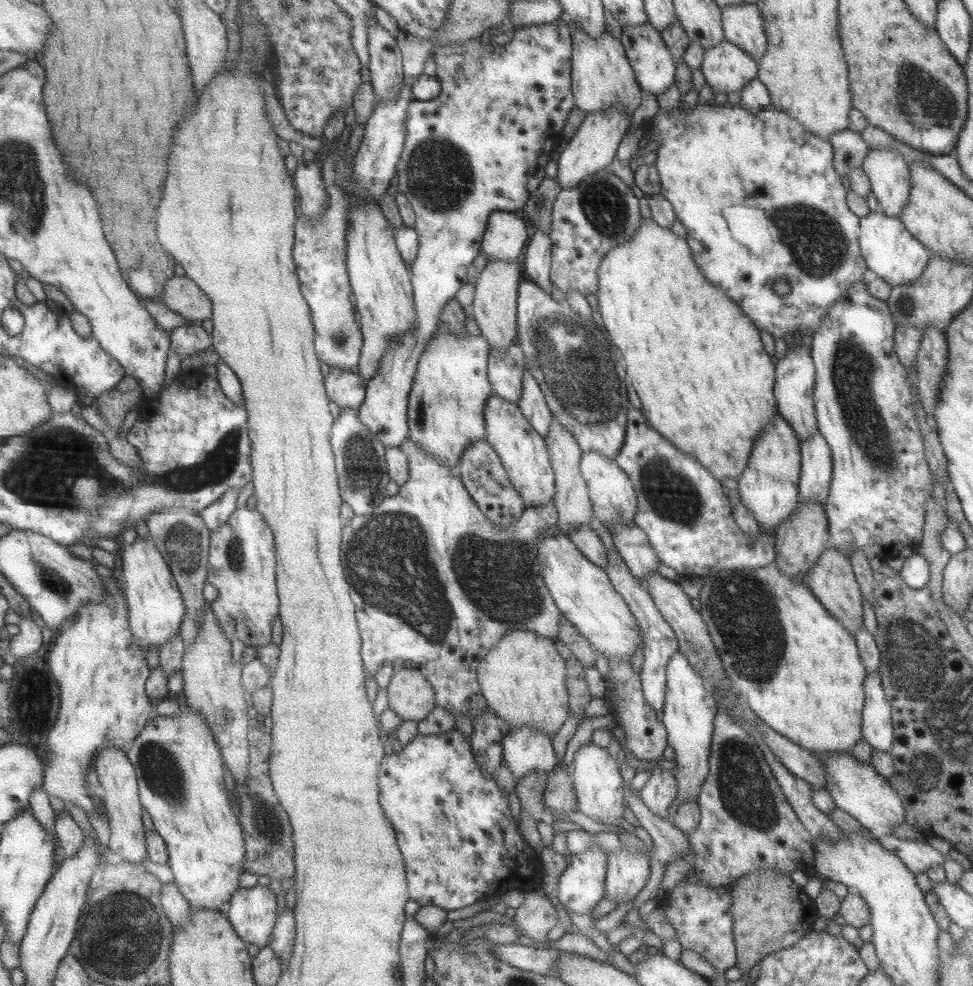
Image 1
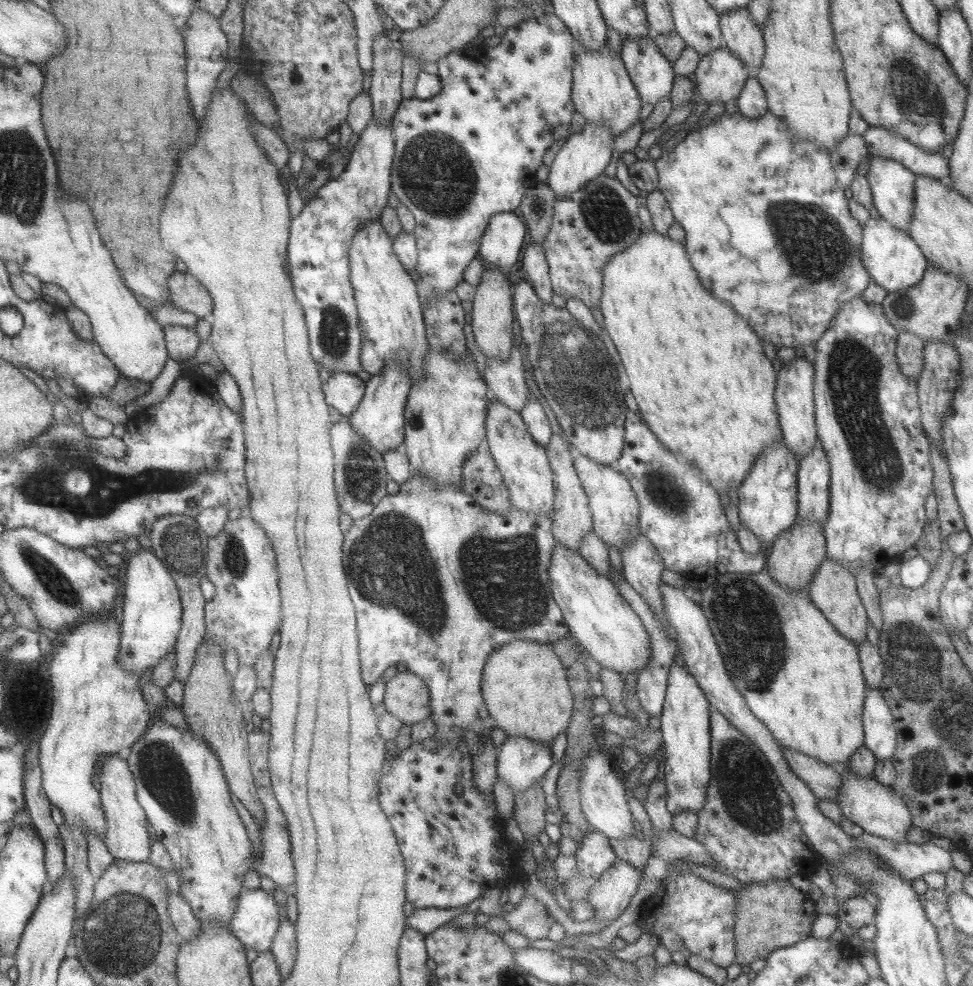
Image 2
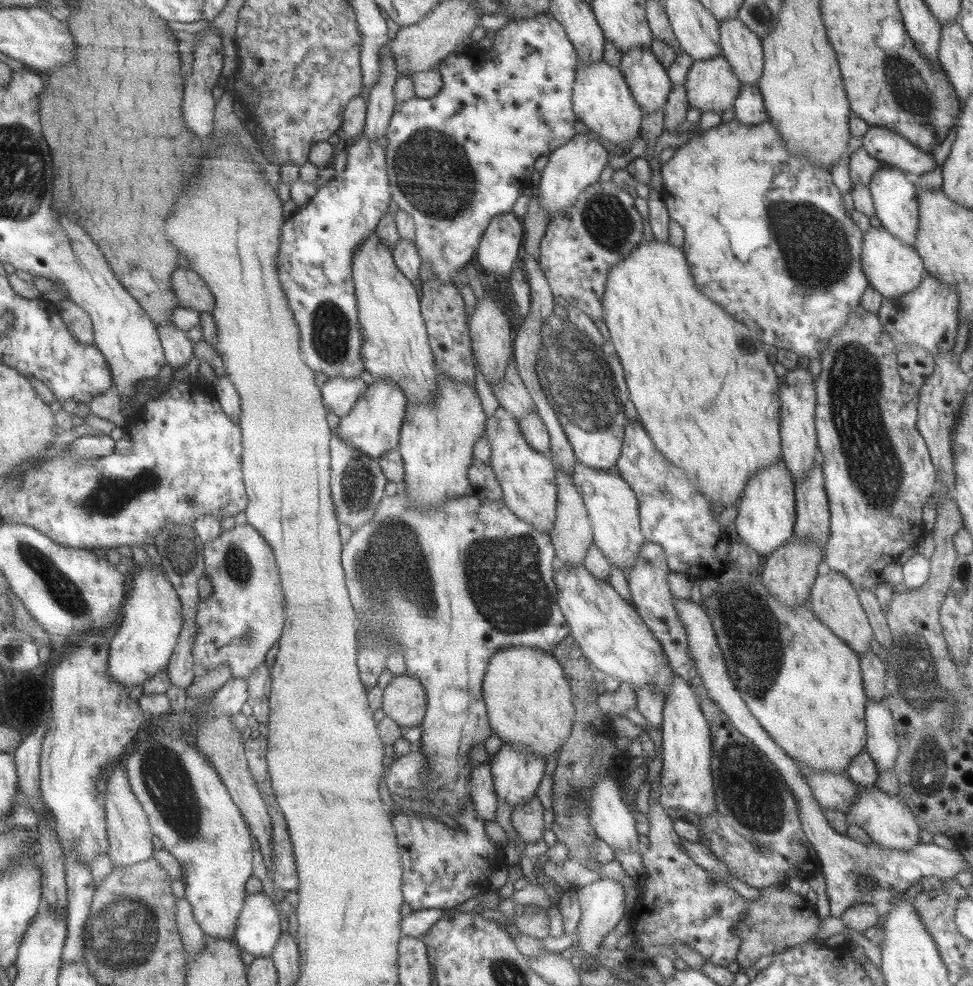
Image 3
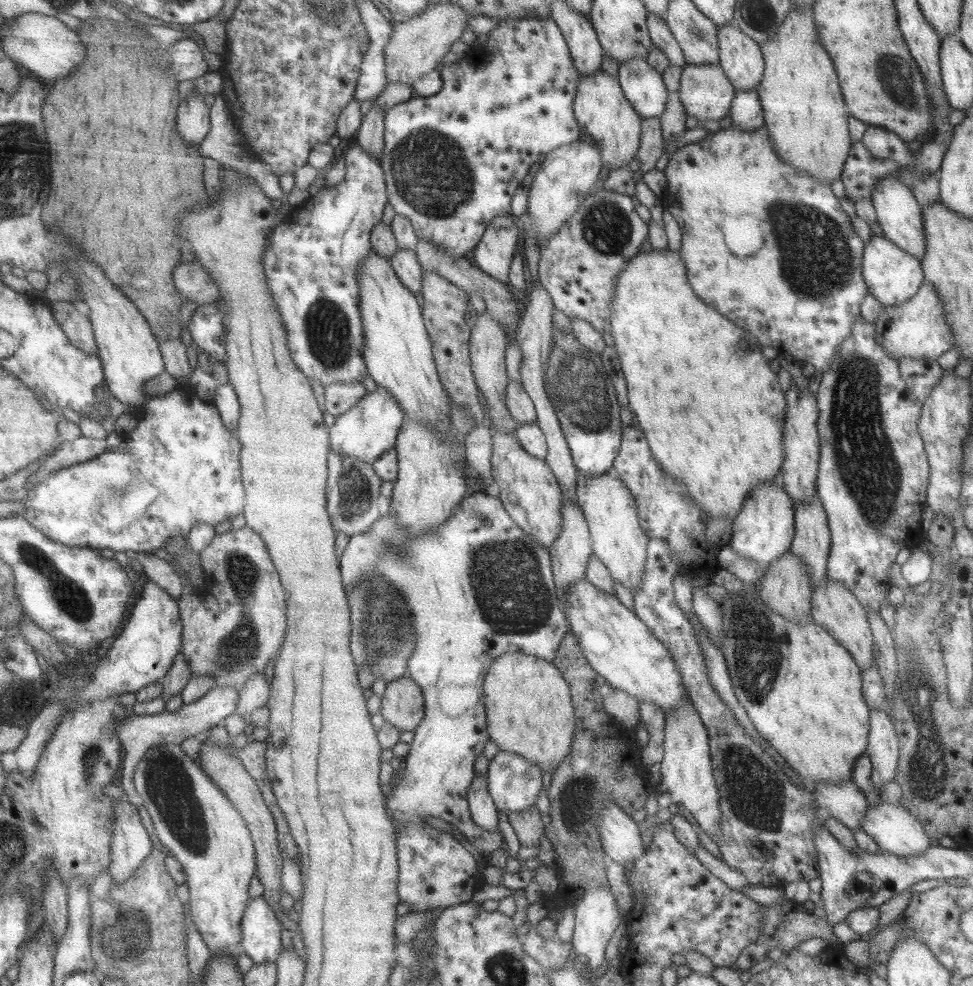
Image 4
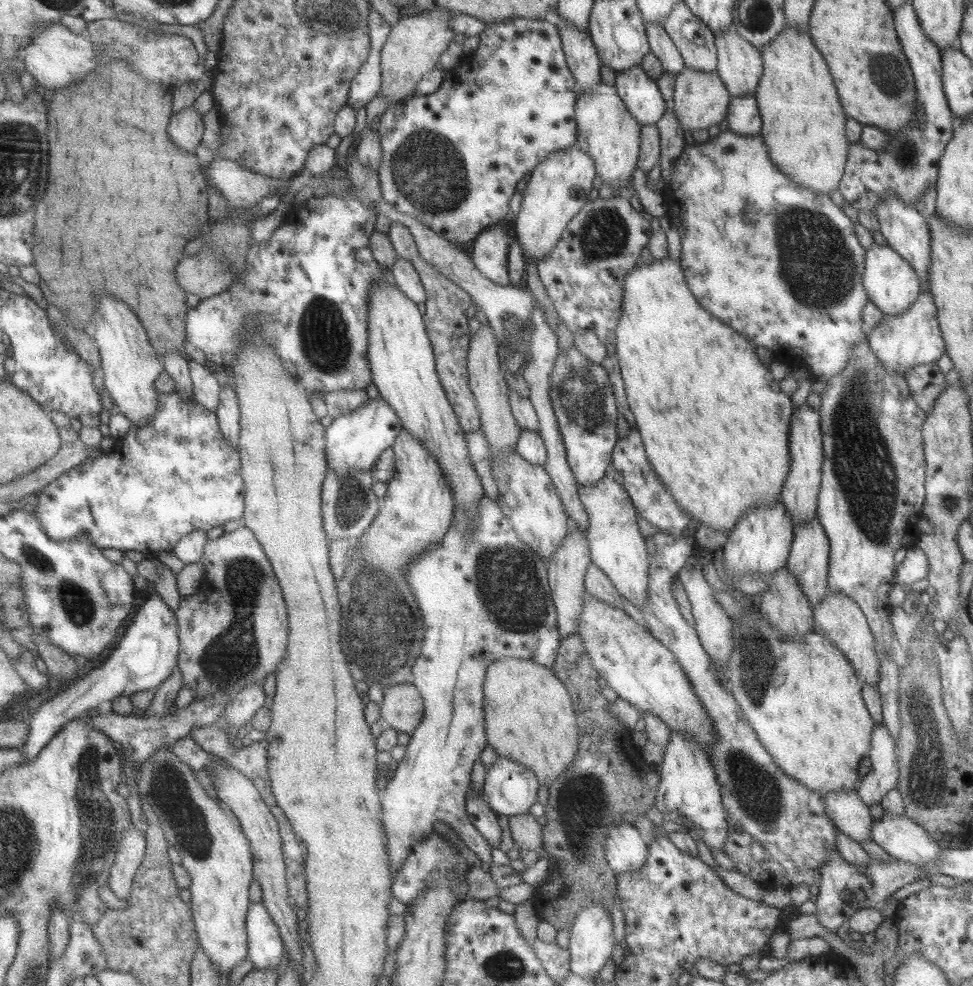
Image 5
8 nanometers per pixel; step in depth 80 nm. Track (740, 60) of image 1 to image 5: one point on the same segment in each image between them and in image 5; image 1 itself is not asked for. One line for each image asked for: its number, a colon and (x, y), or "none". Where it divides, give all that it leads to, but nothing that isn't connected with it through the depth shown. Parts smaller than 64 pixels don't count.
2: (720, 76)
3: (710, 85)
4: (705, 93)
5: (699, 100)

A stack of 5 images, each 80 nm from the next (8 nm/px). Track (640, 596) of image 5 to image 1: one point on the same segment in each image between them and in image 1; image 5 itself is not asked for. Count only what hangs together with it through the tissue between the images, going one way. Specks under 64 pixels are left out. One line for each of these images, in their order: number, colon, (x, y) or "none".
1: (610, 491)
2: (614, 509)
3: (612, 508)
4: (618, 541)

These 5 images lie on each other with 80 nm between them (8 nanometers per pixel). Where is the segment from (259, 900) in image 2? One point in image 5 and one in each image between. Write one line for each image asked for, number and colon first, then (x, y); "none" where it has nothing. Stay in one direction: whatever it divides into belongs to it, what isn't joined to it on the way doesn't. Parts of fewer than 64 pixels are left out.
3: (258, 933)
4: (261, 928)
5: (266, 948)

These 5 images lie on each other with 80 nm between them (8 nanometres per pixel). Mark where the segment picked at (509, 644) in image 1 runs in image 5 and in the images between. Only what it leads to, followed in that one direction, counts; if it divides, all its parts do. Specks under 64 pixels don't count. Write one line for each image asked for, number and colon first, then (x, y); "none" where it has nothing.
2: (524, 686)
3: (528, 701)
4: (529, 712)
5: (528, 716)

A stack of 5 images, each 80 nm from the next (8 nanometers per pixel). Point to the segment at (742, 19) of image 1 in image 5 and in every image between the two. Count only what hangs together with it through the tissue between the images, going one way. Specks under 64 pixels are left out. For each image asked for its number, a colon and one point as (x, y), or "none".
2: (744, 40)
3: (741, 48)
4: (740, 58)
5: (739, 65)

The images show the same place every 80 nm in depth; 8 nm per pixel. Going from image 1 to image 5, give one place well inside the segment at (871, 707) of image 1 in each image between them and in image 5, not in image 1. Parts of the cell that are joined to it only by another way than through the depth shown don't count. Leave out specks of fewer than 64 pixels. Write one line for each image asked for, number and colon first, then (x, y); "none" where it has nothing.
2: (879, 734)
3: (881, 744)
4: (882, 745)
5: (883, 775)

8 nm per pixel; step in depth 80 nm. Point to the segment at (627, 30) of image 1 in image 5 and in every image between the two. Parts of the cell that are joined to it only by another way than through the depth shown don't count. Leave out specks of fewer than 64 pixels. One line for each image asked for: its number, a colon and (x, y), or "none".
2: (651, 73)
3: (647, 81)
4: (643, 87)
5: (639, 93)

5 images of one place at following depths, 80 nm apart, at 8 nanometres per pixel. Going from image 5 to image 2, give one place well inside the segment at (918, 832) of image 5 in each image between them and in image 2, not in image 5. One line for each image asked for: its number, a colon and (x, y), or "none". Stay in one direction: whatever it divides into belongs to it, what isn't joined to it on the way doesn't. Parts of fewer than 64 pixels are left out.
2: (875, 808)
3: (888, 821)
4: (894, 830)

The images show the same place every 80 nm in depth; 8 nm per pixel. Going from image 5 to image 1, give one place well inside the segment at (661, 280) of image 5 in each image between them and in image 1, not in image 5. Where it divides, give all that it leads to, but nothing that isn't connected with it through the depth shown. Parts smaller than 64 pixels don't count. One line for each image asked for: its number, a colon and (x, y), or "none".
1: (695, 360)
2: (690, 360)
3: (702, 386)
4: (712, 411)

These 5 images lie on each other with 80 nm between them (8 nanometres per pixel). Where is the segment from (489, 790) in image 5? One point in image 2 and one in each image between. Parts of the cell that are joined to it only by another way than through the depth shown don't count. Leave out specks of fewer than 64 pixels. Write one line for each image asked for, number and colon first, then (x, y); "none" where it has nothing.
2: (520, 762)
3: (515, 772)
4: (513, 783)

